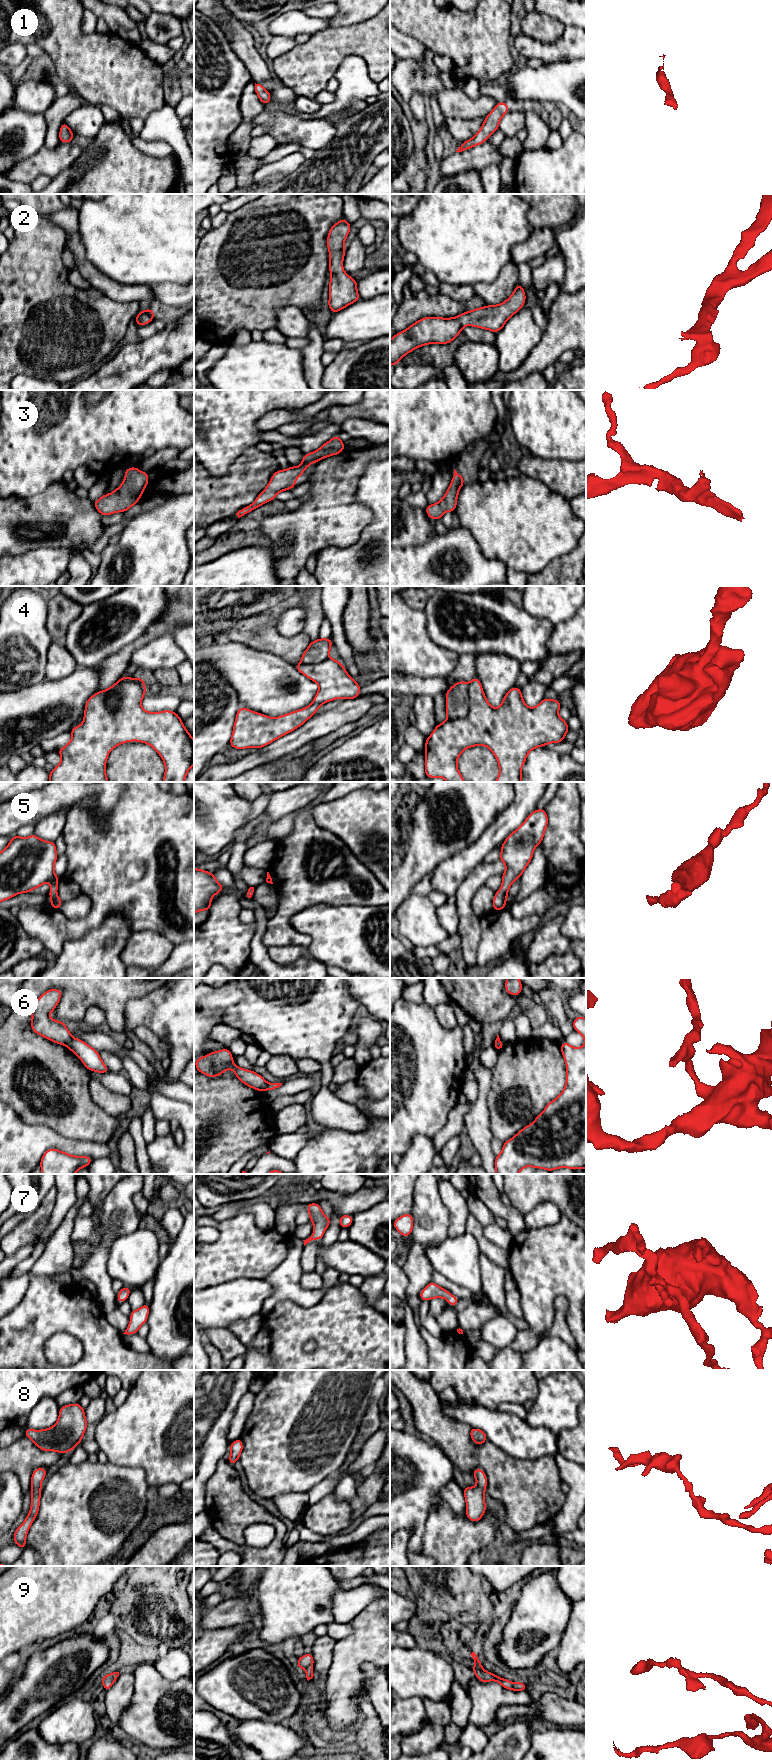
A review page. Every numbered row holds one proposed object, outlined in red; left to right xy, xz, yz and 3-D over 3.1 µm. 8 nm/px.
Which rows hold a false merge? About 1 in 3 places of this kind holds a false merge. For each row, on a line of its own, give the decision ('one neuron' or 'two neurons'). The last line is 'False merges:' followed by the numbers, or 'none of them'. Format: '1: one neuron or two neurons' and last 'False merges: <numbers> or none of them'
1: one neuron
2: one neuron
3: one neuron
4: two neurons
5: one neuron
6: two neurons
7: one neuron
8: one neuron
9: one neuron
False merges: 4, 6

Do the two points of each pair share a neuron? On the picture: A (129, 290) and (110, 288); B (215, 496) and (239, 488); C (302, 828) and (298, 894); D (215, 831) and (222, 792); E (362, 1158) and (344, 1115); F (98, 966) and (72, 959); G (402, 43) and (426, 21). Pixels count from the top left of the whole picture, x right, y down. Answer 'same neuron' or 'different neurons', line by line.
A: same neuron
B: same neuron
C: same neuron
D: same neuron
E: different neurons
F: same neuron
G: different neurons

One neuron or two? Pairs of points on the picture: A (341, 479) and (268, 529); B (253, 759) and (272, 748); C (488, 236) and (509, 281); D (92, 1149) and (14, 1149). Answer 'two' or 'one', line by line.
A: one
B: one
C: two
D: one

